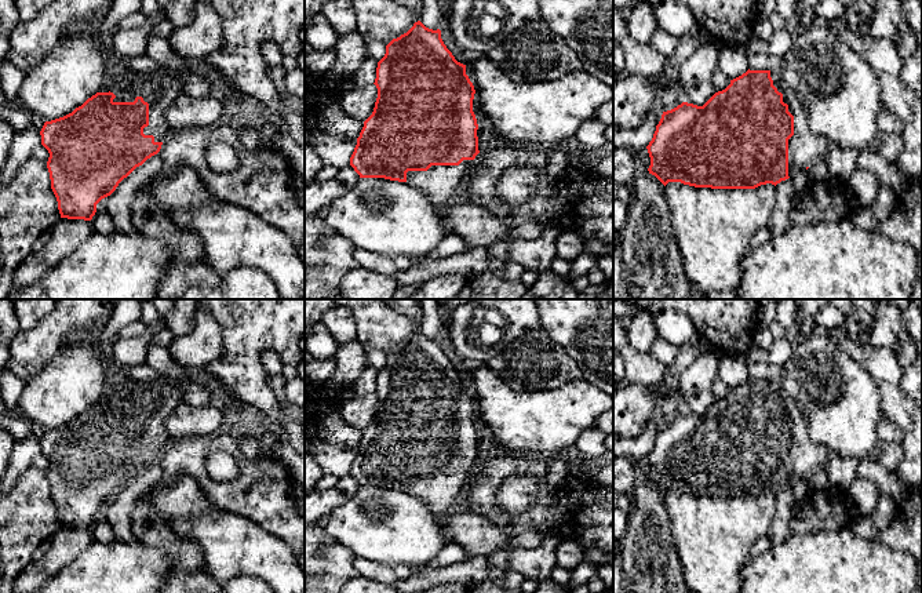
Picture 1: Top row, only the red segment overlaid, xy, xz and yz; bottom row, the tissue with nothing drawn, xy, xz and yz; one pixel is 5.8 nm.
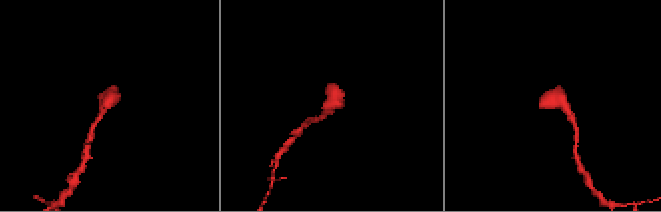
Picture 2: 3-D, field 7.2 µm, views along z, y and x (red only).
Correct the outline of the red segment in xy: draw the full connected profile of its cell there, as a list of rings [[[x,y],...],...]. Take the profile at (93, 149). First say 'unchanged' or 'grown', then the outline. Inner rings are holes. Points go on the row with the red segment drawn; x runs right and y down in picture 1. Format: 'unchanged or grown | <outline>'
grown | [[[160,69],[131,74],[113,86],[109,92],[96,92],[72,113],[44,123],[40,131],[41,145],[50,153],[47,168],[61,218],[91,221],[96,204],[110,196],[136,167],[160,152],[168,135],[164,113],[182,92],[185,92],[183,84],[175,73]]]

